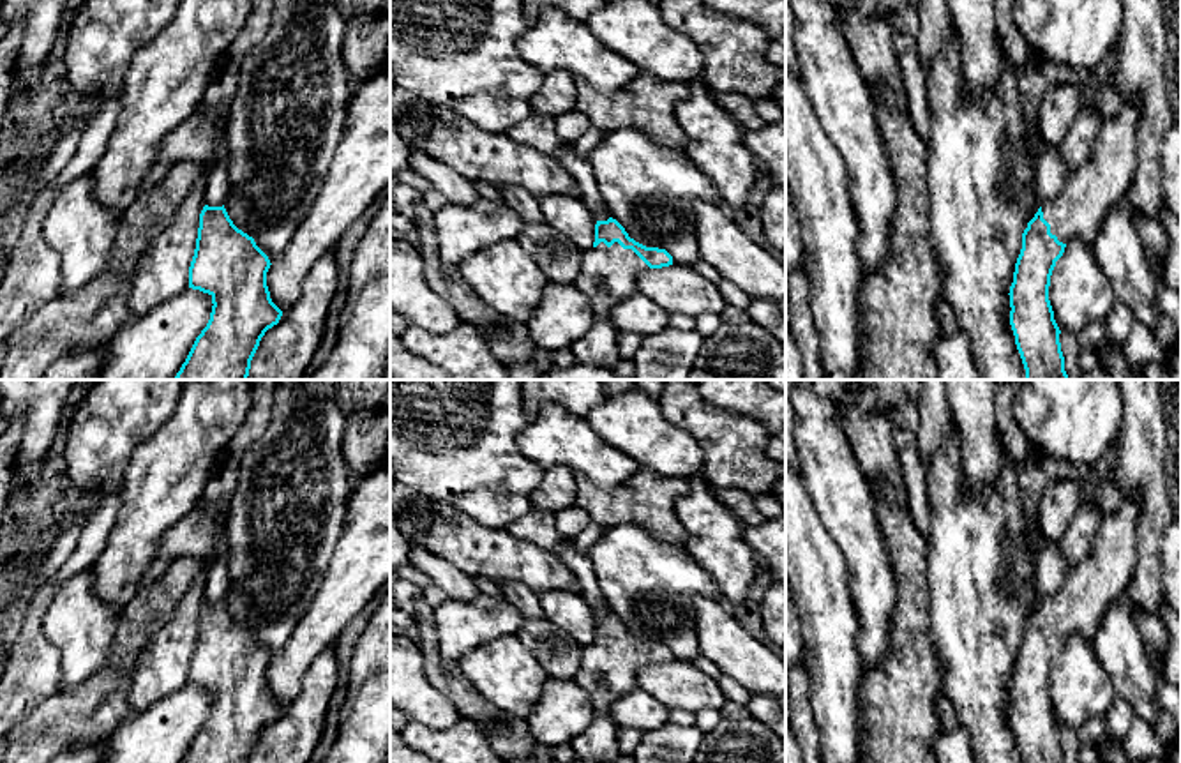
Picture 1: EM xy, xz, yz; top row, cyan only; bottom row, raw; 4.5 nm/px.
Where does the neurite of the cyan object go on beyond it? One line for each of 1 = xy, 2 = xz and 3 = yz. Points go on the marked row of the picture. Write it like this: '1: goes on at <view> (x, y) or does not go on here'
1: does not go on here
2: goes on at xz (608, 276)
3: goes on at yz (1077, 212)

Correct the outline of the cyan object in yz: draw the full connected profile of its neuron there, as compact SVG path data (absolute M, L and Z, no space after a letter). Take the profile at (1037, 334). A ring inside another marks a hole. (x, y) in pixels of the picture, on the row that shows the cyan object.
M1123 101L1117 117L1100 131L1089 159L1070 171L1063 191L1042 203L1022 233L1008 295L1026 380L1070 380L1049 300L1050 276L1068 242L1096 246L1109 210L1126 198L1139 166L1139 115L1135 101Z

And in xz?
M609 217L595 224L595 242L583 251L575 288L588 298L597 318L611 316L623 300L637 295L641 272L669 265L673 256L666 249L636 242Z

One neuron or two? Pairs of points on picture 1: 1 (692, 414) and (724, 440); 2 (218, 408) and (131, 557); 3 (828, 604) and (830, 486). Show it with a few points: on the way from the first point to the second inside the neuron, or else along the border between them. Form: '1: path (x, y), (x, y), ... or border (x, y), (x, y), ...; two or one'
1: path (699, 419), (717, 433); one
2: path (186, 445), (142, 520); one
3: border (811, 497), (818, 520), (842, 555), (846, 573); two

